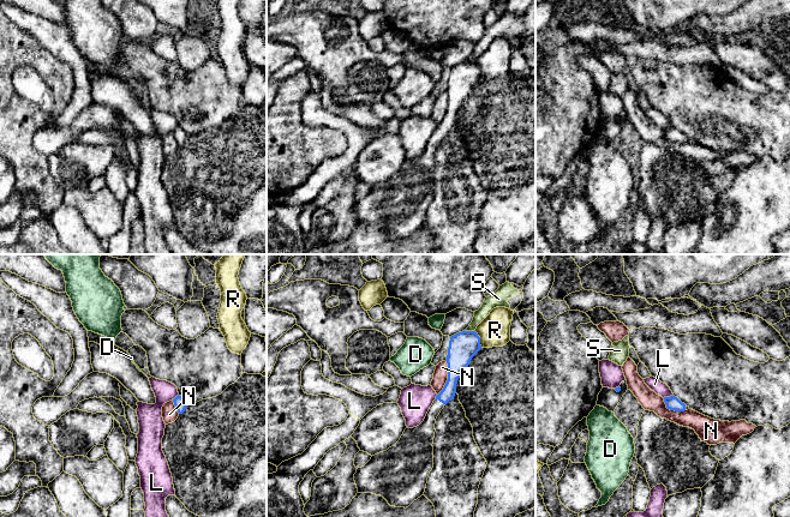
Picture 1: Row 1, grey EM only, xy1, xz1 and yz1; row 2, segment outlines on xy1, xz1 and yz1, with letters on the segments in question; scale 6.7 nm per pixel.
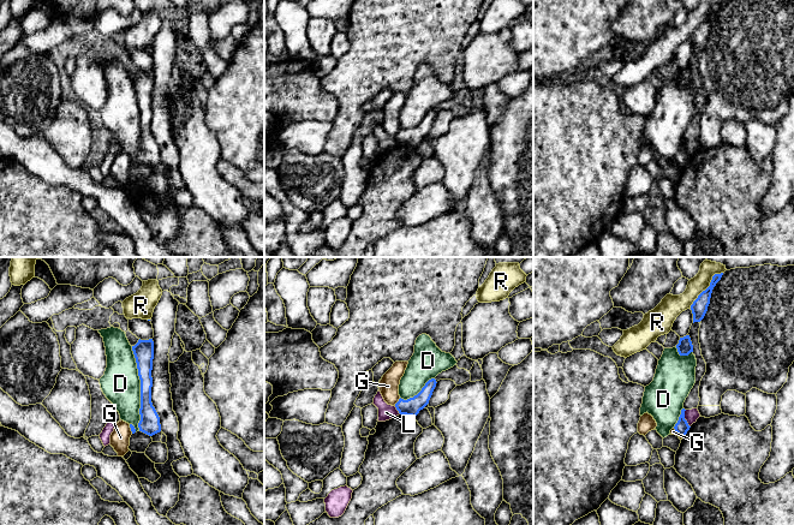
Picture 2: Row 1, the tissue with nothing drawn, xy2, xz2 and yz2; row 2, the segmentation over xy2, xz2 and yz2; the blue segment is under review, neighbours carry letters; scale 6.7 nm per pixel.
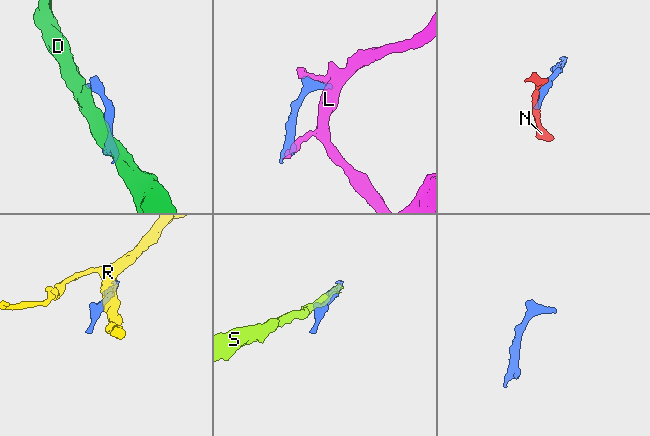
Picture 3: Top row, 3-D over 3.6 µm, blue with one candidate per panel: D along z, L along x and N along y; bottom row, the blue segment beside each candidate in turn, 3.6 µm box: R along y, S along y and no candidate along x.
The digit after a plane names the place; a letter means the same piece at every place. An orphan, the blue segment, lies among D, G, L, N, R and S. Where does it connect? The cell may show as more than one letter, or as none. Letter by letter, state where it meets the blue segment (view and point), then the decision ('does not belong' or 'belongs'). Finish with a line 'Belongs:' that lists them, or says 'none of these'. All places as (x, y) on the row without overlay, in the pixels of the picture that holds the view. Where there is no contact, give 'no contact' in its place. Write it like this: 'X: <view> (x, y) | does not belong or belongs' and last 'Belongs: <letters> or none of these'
D: xy2 (141, 119) | does not belong
G: xz2 (398, 132) | does not belong
L: yz2 (684, 149) | does not belong
N: xz1 (448, 109) | does not belong
R: yz2 (708, 18) | does not belong
S: xz1 (471, 62) | does not belong
Belongs: none of these

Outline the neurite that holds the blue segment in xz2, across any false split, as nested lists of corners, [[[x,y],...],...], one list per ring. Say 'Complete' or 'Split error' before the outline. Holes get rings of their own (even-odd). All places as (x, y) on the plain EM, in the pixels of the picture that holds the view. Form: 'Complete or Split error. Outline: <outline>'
Complete. Outline: [[[431,109],[425,114],[422,121],[413,129],[410,129],[407,131],[400,129],[399,132],[395,135],[395,138],[399,142],[399,144],[416,148],[419,144],[419,142],[423,141],[429,135],[429,131],[436,118],[436,114],[437,114],[436,111]]]

